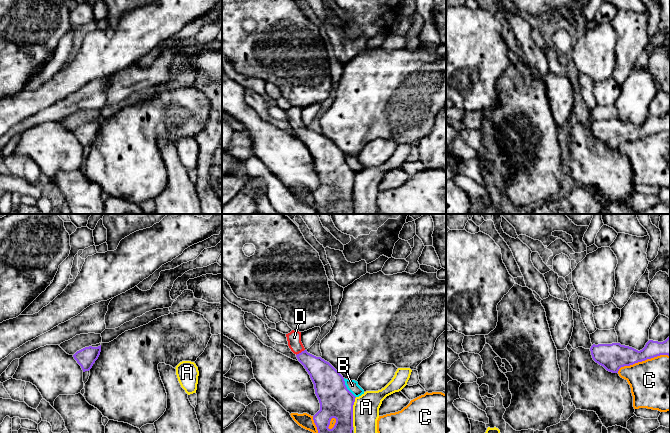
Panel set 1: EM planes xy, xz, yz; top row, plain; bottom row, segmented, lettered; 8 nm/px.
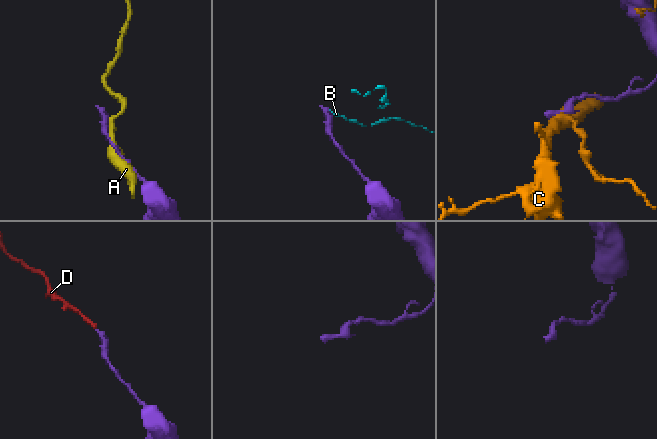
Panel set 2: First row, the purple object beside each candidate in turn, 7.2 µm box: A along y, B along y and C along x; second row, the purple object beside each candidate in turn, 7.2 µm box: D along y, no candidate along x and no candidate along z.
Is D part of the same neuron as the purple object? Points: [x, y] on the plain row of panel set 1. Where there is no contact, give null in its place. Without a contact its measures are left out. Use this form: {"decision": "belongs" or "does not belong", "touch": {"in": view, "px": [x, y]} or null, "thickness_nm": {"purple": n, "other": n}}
{"decision": "belongs", "touch": {"in": "xz", "px": [301, 128]}, "thickness_nm": {"purple": 200, "other": 110}}

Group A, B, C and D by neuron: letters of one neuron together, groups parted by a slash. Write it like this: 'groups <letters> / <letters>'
groups A / B / C / D

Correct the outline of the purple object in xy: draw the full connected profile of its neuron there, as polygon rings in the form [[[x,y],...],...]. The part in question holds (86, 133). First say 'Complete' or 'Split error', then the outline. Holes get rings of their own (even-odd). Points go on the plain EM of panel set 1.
Complete. [[[101,121],[98,123],[85,123],[77,127],[73,133],[77,139],[81,142],[83,148],[89,147],[95,137],[98,135],[101,128]]]

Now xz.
Split error. [[[301,108],[286,110],[288,122],[304,142],[314,160],[320,186],[313,192],[318,214],[353,214],[353,181],[355,172],[347,165],[343,152],[327,137],[307,128],[301,118]]]

